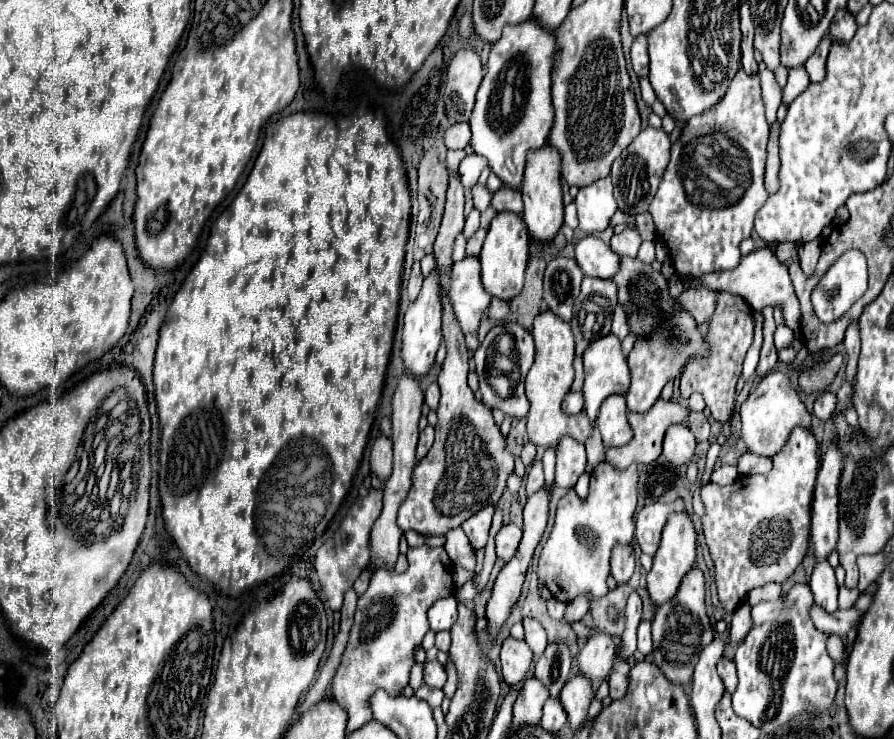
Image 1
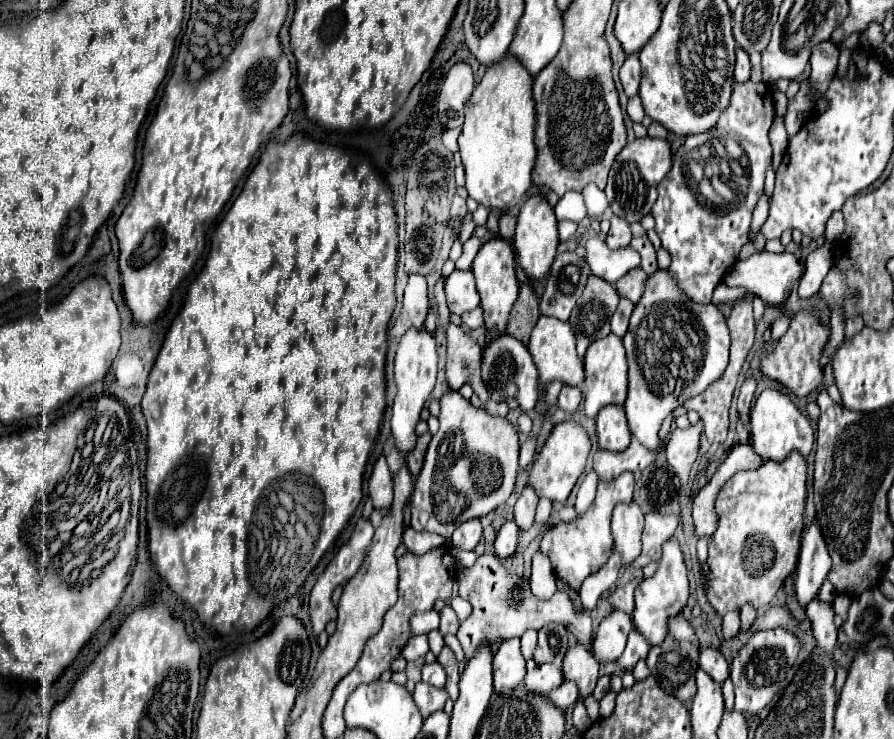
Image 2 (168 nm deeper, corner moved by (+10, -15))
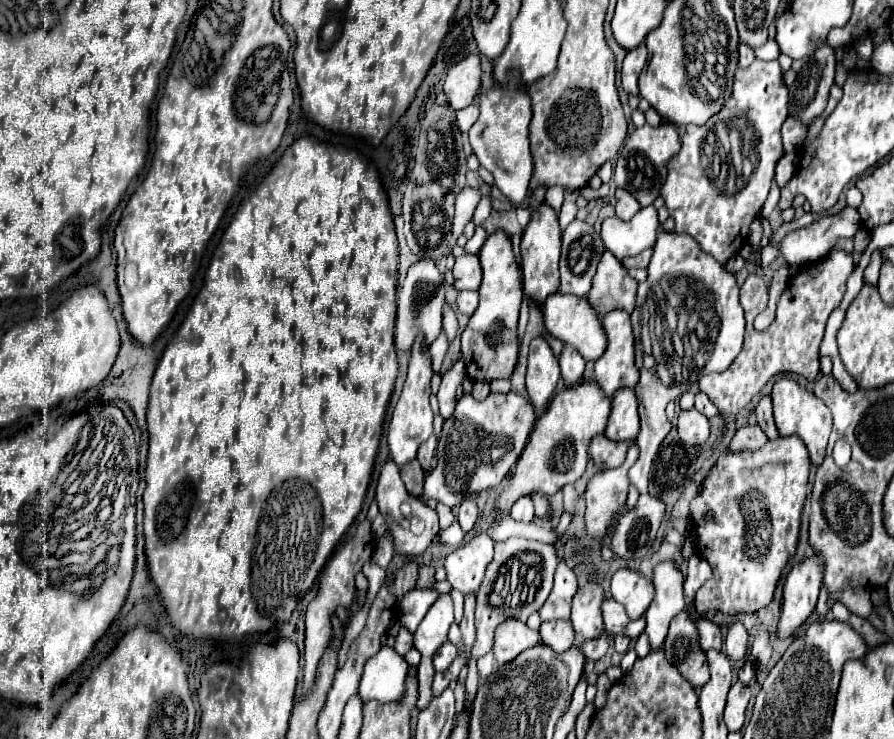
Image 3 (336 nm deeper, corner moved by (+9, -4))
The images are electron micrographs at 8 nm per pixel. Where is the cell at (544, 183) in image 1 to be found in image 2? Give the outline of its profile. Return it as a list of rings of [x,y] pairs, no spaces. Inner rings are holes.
[[[536,193],[524,201],[518,213],[516,235],[514,235],[514,249],[518,255],[518,263],[528,273],[528,277],[542,279],[550,271],[550,265],[556,257],[556,247],[558,247],[558,229],[556,229],[554,209],[548,205],[548,201],[542,195]]]

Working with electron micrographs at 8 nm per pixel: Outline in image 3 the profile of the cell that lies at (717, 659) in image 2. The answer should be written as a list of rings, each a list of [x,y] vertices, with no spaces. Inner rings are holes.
[[[693,604],[687,608],[687,614],[693,618],[697,630],[699,630],[699,642],[701,642],[701,648],[707,652],[709,648],[723,648],[723,634],[721,634],[721,628],[707,620],[705,616],[697,614]]]

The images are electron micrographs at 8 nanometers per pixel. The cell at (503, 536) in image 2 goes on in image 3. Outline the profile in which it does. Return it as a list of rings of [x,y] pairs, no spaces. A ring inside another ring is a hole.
[[[523,496],[519,498],[513,508],[511,508],[511,518],[519,520],[519,522],[531,522],[535,518],[535,508],[533,508],[533,500],[531,496]]]

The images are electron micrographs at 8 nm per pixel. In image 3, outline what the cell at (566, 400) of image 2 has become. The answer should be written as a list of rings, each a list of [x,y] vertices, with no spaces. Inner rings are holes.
[[[563,346],[561,356],[559,356],[559,364],[561,364],[561,378],[565,382],[565,386],[579,382],[583,378],[583,370],[585,370],[585,360],[583,356],[571,348],[571,346]]]

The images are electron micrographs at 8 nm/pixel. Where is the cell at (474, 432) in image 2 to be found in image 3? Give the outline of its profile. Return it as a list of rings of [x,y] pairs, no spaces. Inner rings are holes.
[[[463,394],[457,400],[455,414],[445,420],[443,436],[437,444],[439,464],[425,478],[421,498],[435,498],[457,508],[465,496],[477,496],[481,490],[495,488],[519,460],[535,420],[535,406],[521,394],[489,394],[483,402],[477,402],[471,394]]]

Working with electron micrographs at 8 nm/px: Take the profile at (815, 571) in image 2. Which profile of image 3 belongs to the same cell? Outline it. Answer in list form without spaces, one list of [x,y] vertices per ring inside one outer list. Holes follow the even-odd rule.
[[[817,556],[805,558],[795,564],[787,574],[783,588],[783,608],[777,624],[777,638],[787,640],[793,632],[811,616],[817,606],[819,590],[821,590],[821,560]]]

